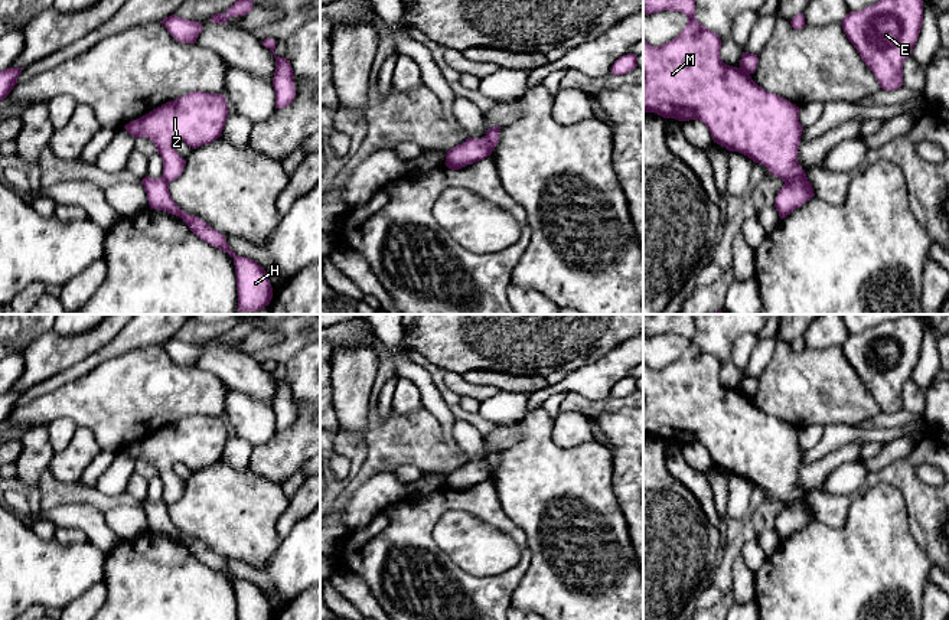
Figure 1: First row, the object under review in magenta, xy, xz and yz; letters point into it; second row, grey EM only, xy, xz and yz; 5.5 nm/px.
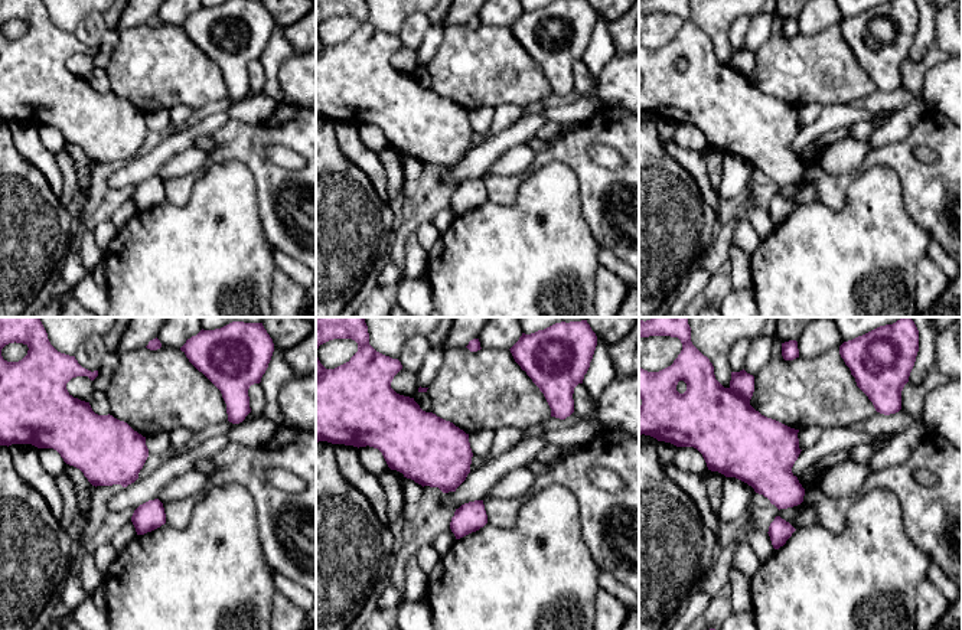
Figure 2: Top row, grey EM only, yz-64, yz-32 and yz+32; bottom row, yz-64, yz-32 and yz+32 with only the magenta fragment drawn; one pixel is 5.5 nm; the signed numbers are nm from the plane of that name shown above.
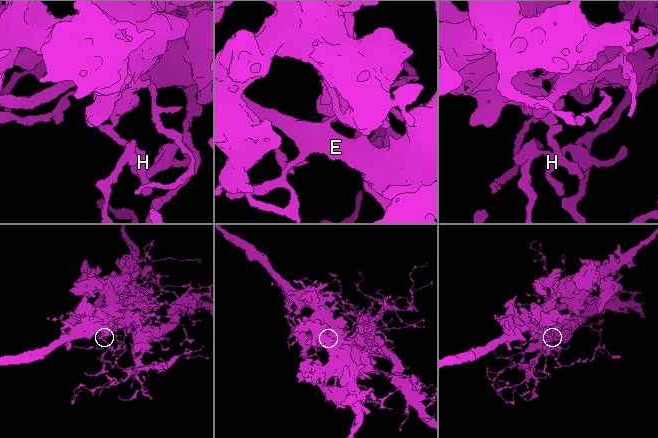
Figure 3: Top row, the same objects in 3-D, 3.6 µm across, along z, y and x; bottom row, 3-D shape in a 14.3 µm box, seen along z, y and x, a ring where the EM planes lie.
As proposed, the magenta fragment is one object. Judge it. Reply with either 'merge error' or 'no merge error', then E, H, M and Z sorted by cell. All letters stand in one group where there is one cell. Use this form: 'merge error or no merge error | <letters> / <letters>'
merge error | E H / M Z

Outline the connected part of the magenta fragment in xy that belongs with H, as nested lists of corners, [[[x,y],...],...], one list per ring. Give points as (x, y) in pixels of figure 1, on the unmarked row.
[[[146,499],[141,503],[151,532],[164,533],[183,542],[190,554],[205,565],[228,575],[234,581],[238,620],[273,620],[273,610],[264,591],[254,583],[237,578],[228,568],[225,558],[212,552],[200,541],[183,535],[169,516],[164,500]]]

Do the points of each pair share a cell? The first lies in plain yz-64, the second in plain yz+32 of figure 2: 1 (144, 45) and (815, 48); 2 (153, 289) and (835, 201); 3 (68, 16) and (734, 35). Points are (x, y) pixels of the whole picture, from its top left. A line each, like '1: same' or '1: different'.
1: same
2: different
3: different

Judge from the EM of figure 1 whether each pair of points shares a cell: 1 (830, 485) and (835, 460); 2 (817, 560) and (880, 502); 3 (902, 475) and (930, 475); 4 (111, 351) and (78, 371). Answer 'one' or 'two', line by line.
1: two
2: one
3: two
4: one

